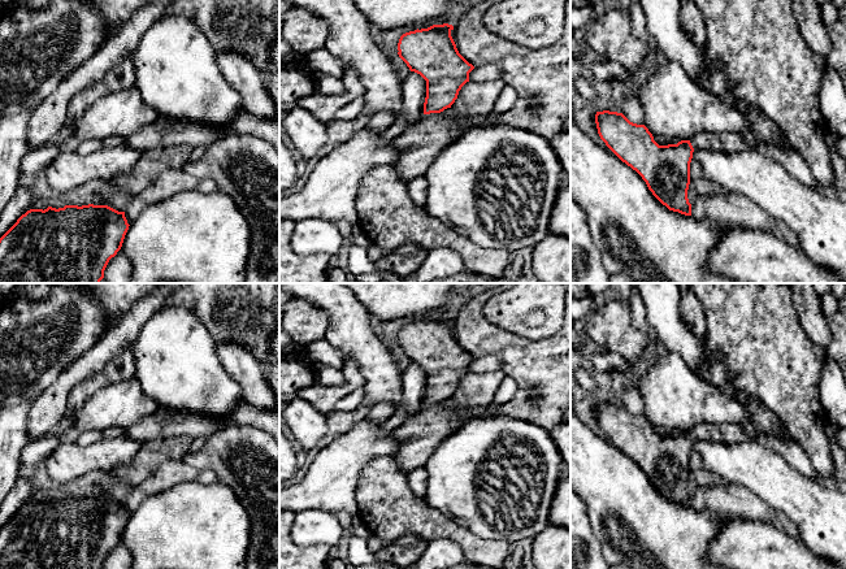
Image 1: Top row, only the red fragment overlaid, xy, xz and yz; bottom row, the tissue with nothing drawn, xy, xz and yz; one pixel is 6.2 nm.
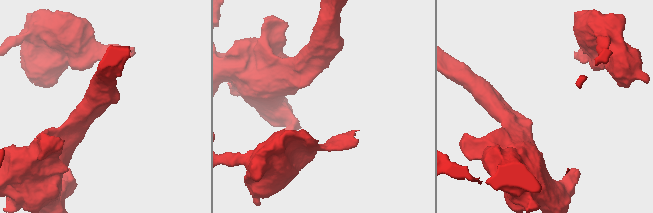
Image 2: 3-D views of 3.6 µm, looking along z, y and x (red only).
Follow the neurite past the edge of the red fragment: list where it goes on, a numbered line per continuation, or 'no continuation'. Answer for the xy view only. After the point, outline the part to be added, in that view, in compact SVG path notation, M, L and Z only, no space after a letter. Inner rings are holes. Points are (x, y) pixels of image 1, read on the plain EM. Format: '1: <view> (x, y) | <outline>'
no continuation

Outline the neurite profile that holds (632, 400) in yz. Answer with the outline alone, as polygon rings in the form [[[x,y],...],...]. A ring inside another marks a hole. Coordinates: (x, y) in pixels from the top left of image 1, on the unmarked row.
[[[626,386],[622,391],[621,404],[633,414],[645,416],[645,405],[639,391]]]

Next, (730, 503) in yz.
[[[699,486],[691,496],[691,507],[708,511],[720,521],[756,520],[771,524],[794,539],[801,539],[797,525],[784,513],[773,509],[743,486]]]

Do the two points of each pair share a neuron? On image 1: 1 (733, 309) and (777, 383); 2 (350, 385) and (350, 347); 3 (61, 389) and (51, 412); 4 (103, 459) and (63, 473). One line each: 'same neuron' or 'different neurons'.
1: same neuron
2: different neurons
3: same neuron
4: same neuron

